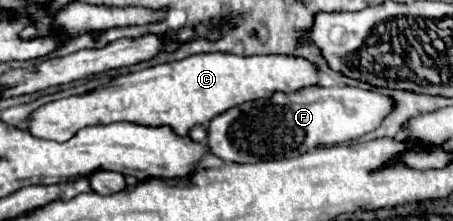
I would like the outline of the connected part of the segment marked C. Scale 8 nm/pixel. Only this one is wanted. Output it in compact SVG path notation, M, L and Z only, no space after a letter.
M203 53L203 55L193 55L183 61L173 61L173 63L163 63L155 65L149 69L133 71L127 75L115 77L111 83L119 83L117 87L97 87L89 93L83 95L73 95L67 99L51 101L47 105L41 105L27 117L27 125L23 127L27 133L41 137L41 139L51 139L65 143L75 135L75 131L89 127L89 125L105 125L105 123L117 123L117 121L127 121L135 125L145 125L145 127L163 127L169 125L177 135L187 135L195 125L205 125L219 113L237 107L245 101L255 101L255 99L265 99L271 97L275 91L297 91L307 85L315 85L315 69L311 63L303 59L293 59L285 55L253 55L253 57L239 57L231 53Z

